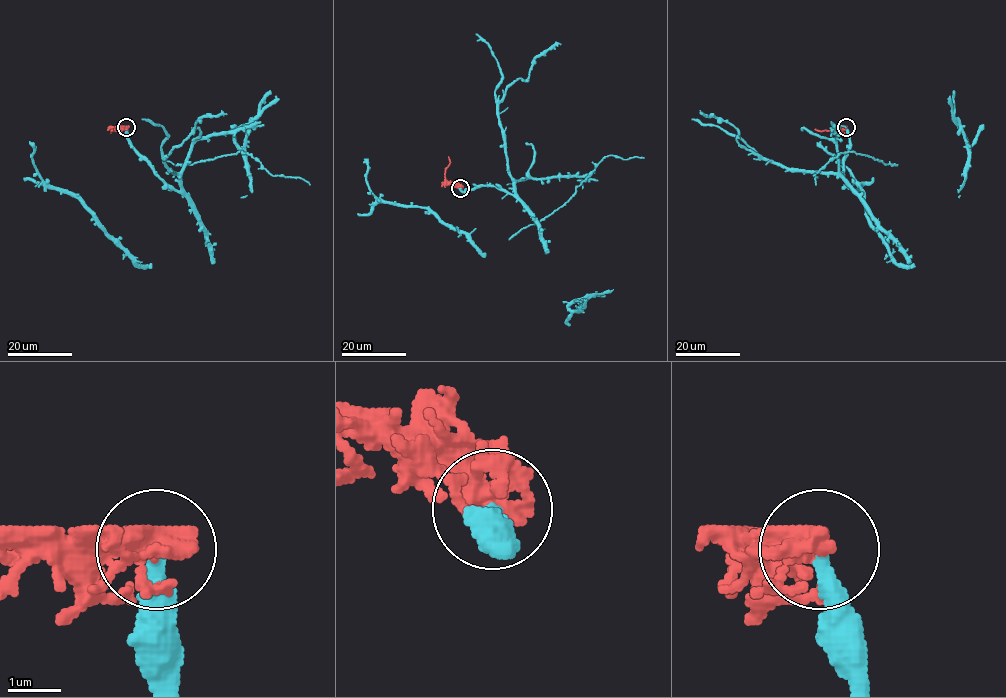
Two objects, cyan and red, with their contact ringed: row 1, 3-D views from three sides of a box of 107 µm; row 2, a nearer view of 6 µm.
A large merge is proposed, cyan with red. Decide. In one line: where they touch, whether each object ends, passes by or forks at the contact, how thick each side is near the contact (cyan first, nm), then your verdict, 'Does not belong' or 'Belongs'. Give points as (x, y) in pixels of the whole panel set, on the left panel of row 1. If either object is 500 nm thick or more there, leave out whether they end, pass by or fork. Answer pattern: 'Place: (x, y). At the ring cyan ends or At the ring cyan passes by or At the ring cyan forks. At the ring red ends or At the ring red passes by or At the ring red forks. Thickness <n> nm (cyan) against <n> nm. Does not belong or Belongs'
Place: (126, 127). At the ring cyan ends. At the ring red forks. Thickness 320 nm (cyan) against 360 nm. Does not belong

